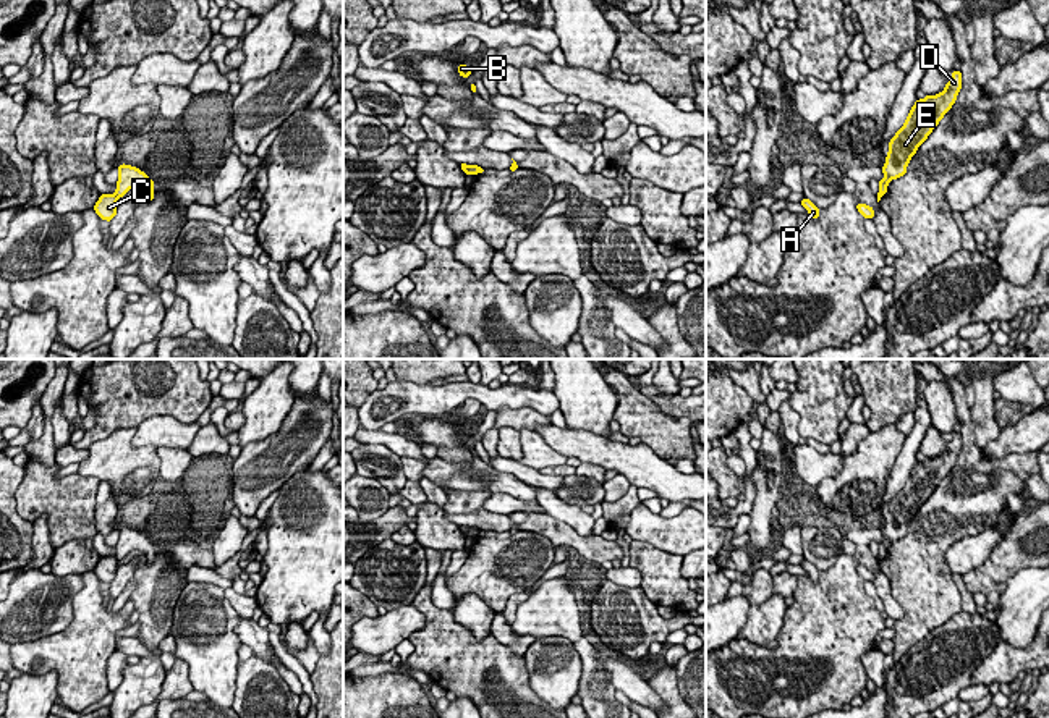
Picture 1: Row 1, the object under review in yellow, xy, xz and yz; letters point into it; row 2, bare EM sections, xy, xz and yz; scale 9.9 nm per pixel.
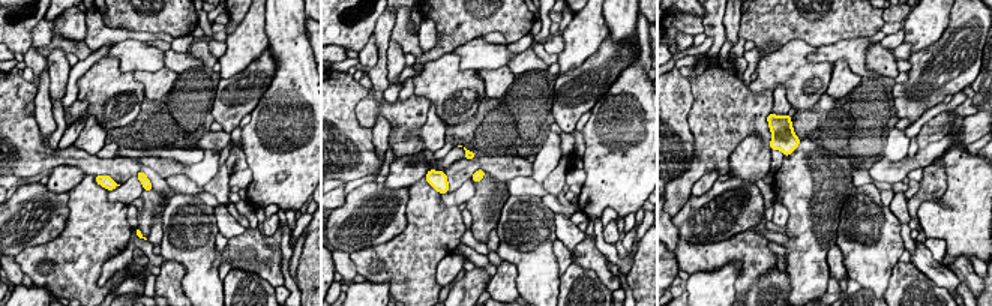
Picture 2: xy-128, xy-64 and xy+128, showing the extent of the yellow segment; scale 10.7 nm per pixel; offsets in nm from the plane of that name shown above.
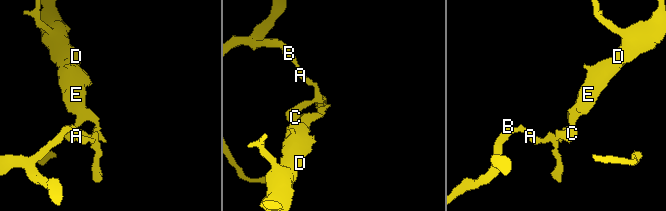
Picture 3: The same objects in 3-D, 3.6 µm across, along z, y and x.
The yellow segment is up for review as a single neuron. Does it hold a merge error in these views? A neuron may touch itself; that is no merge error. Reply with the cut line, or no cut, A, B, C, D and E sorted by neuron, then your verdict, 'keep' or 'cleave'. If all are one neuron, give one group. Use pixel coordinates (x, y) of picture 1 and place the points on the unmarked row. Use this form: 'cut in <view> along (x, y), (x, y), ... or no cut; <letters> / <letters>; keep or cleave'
cut in xz along (478, 531), (479, 534); A B C / D E; cleave

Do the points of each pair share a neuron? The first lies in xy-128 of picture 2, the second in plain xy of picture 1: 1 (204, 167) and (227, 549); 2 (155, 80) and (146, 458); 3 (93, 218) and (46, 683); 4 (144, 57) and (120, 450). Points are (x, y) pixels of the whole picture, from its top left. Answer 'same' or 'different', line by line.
1: same
2: different
3: different
4: different

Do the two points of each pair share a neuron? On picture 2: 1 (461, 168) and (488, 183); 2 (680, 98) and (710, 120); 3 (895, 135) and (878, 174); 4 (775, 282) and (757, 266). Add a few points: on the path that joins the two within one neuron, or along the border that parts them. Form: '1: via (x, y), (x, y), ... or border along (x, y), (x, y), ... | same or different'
1: border along (489, 174), (505, 182) | different
2: border along (686, 78), (692, 95), (688, 128), (695, 140) | different
3: border along (907, 155), (898, 161), (883, 159) | different
4: border along (776, 266), (748, 290) | different

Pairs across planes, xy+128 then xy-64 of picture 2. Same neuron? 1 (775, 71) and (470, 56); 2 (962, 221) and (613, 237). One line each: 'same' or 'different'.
1: different
2: different

